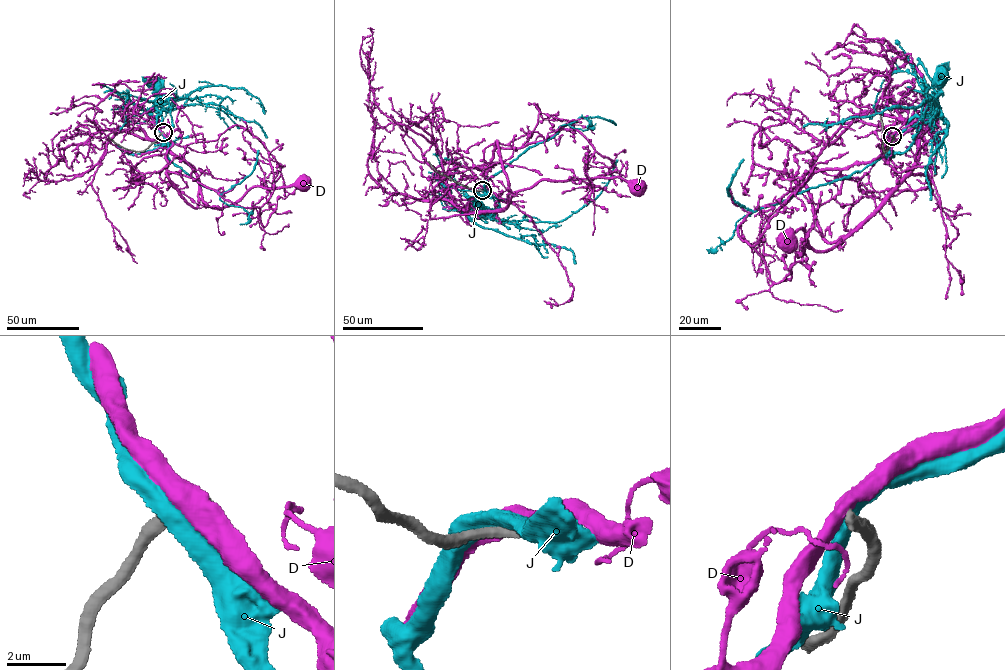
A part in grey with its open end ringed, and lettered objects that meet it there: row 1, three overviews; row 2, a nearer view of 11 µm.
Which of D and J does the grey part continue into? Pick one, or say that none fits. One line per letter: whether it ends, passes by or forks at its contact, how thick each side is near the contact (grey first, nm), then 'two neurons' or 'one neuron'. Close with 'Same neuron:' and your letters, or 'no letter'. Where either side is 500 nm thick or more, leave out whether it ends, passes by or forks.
D: 420/550 nm | two neurons
J: 500/550 nm | two neurons
Same neuron: no letter

